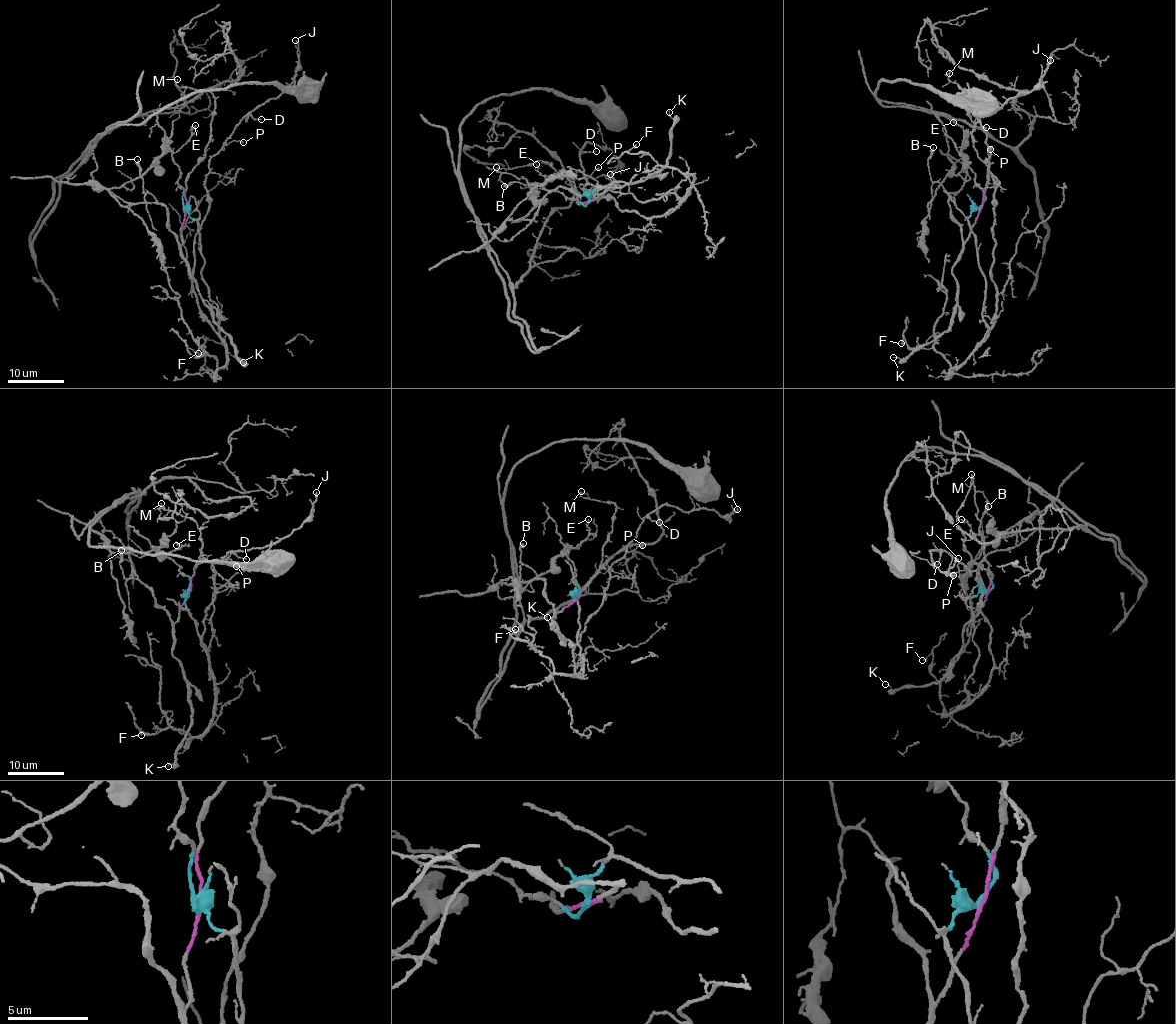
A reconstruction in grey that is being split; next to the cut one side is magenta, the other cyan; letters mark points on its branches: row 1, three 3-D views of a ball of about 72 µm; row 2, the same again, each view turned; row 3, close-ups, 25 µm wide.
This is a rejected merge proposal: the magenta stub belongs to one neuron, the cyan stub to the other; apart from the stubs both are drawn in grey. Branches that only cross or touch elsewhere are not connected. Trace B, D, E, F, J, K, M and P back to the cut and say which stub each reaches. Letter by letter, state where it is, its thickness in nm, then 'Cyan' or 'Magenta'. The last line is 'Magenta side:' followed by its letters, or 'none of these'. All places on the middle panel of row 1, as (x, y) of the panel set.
B: Place: (504, 186). Thickness 320 nm. Magenta
D: Place: (596, 151). Thickness 100 nm. Cyan
E: Place: (536, 164). Thickness 140 nm. Cyan
F: Place: (636, 144). Thickness 150 nm. Cyan
J: Place: (610, 174). Thickness 200 nm. Cyan
K: Place: (669, 112). Thickness 70 nm. Magenta
M: Place: (496, 167). Thickness 90 nm. Magenta
P: Place: (598, 167). Thickness 130 nm. Cyan
Magenta side: B, K, M

